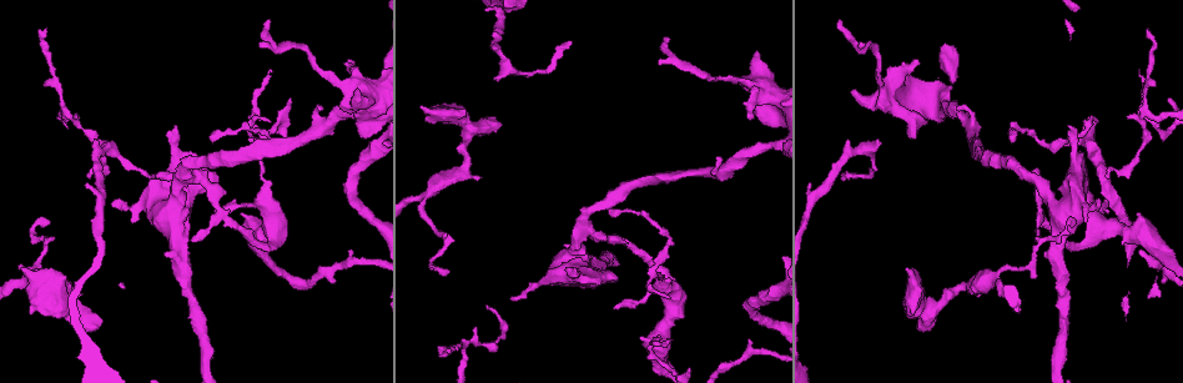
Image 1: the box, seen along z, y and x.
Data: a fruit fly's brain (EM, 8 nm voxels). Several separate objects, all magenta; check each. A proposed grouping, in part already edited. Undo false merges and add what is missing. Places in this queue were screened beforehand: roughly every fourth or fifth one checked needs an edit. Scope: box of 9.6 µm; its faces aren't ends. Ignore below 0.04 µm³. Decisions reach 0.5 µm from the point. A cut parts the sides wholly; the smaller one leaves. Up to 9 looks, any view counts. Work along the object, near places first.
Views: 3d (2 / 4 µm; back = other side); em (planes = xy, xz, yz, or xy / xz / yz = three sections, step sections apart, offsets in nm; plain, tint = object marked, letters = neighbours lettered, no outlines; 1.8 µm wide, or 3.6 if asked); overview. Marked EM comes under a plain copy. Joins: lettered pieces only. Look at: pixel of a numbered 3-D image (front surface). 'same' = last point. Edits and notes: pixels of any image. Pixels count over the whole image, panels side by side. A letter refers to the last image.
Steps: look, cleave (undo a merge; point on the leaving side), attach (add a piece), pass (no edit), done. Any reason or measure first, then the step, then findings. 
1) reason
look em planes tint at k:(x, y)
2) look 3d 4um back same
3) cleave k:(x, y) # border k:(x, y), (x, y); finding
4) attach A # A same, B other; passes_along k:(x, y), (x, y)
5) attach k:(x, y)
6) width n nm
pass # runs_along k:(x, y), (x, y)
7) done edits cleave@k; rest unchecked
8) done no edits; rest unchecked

free end
look em planes letters at 1:(356, 91)

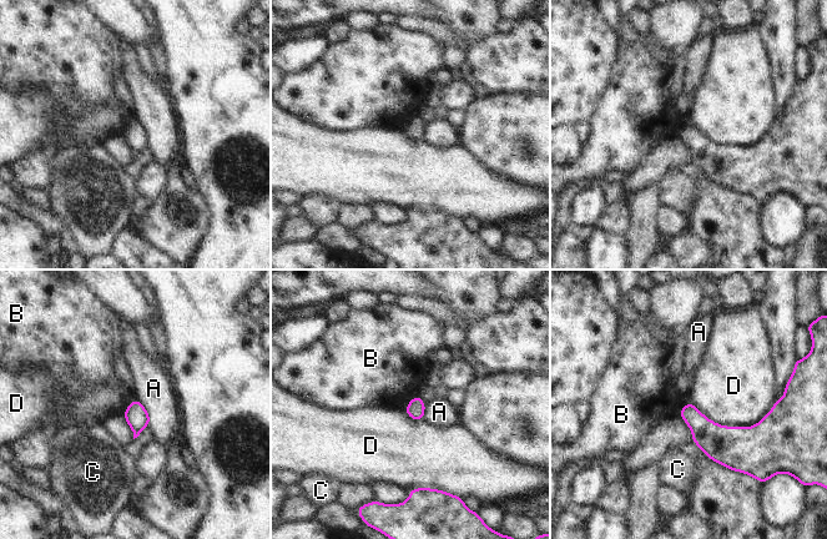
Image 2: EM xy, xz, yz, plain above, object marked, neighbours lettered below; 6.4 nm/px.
pass # A other, B other, C other, D other; no lettered piece goes on from it

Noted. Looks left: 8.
tapers out
look 3d 4um at 1:(838, 22)

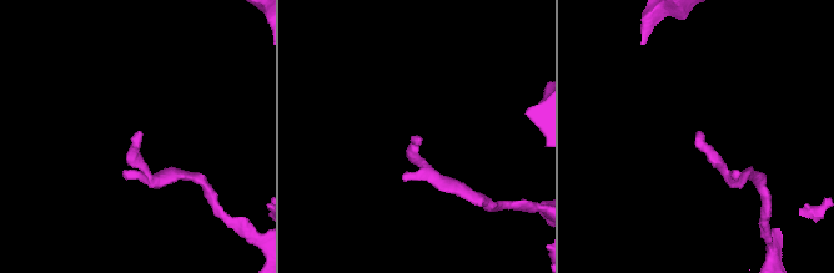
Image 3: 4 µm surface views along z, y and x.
look em planes letters at 3:(419, 139)

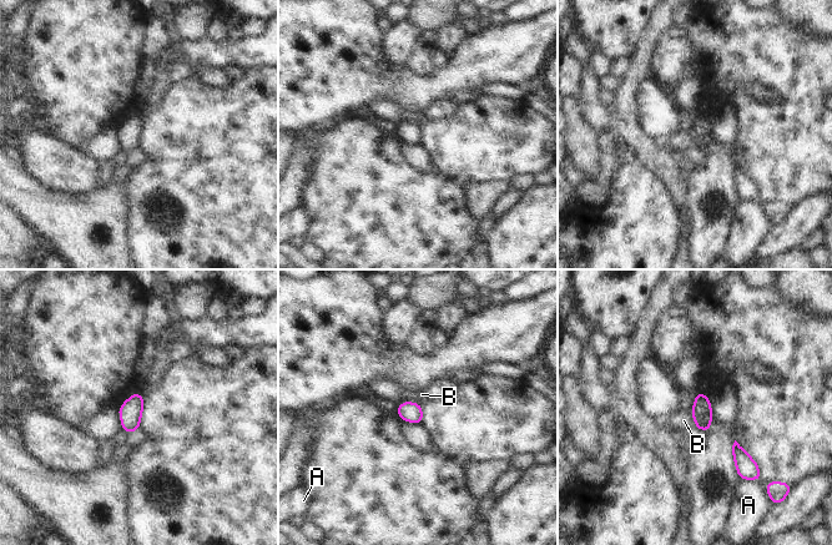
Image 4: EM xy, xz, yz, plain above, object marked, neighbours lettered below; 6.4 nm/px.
pass # A other, B other; border 4:(689, 412), (694, 422); none of them fits

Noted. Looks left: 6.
branch stops here
look em 3.6um yz step 4 tint at 1:(720, 156)

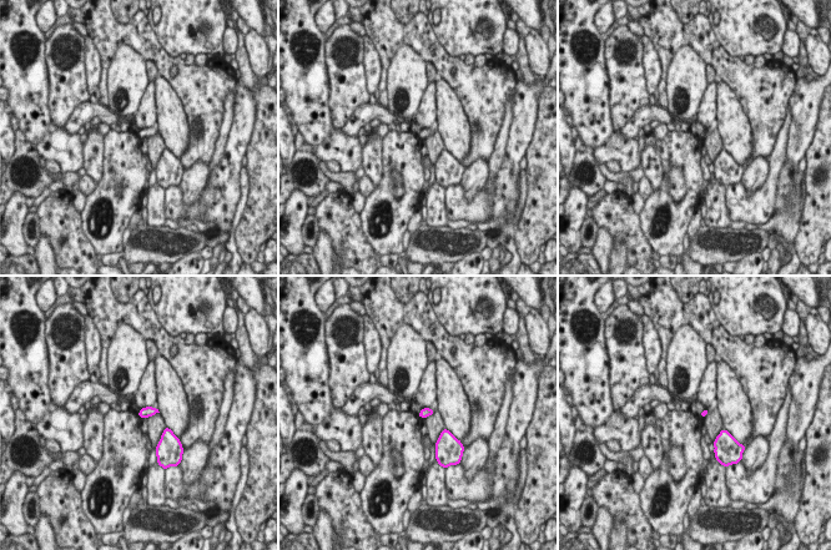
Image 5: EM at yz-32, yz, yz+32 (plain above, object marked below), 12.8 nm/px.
cut it another way
look em 3.6um planes letters same

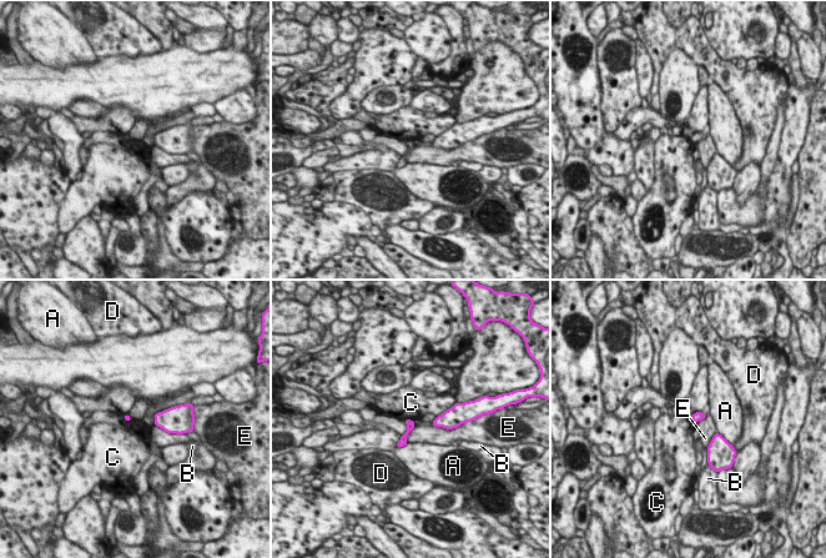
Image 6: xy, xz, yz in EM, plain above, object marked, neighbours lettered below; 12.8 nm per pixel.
pass # A other, B other, C other, D other, E other; runs_along 6:(411, 422), (399, 445); no lettered piece goes on from it

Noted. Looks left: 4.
branch stops here
look 3d 4um at 1:(174, 125)

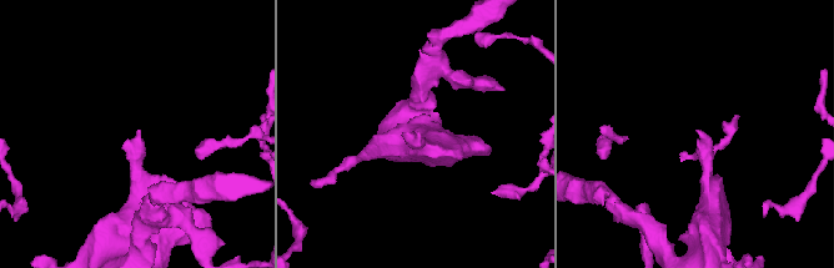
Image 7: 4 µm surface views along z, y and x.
look em planes letters at 7:(417, 135)

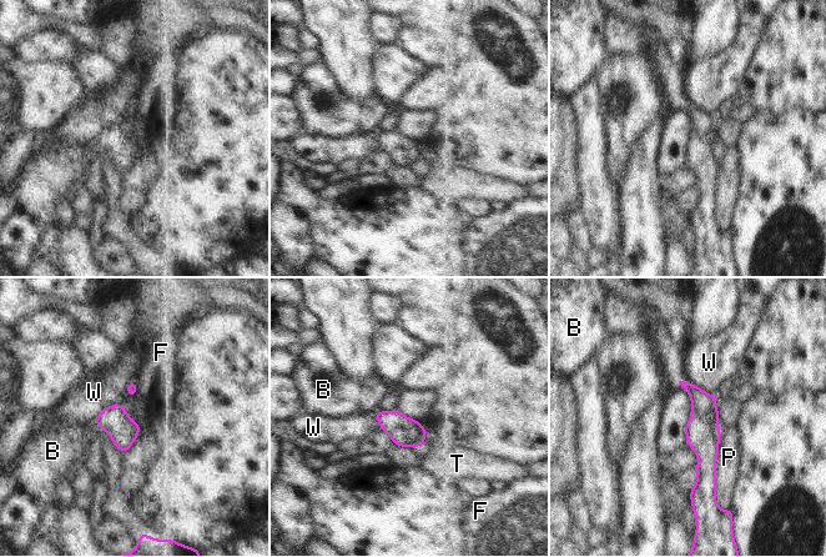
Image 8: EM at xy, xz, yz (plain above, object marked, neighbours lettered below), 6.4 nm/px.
width 190 nm
pass # B other, F other, P other, T other, W other; none of them fits

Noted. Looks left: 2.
done no edits; rest unchecked

